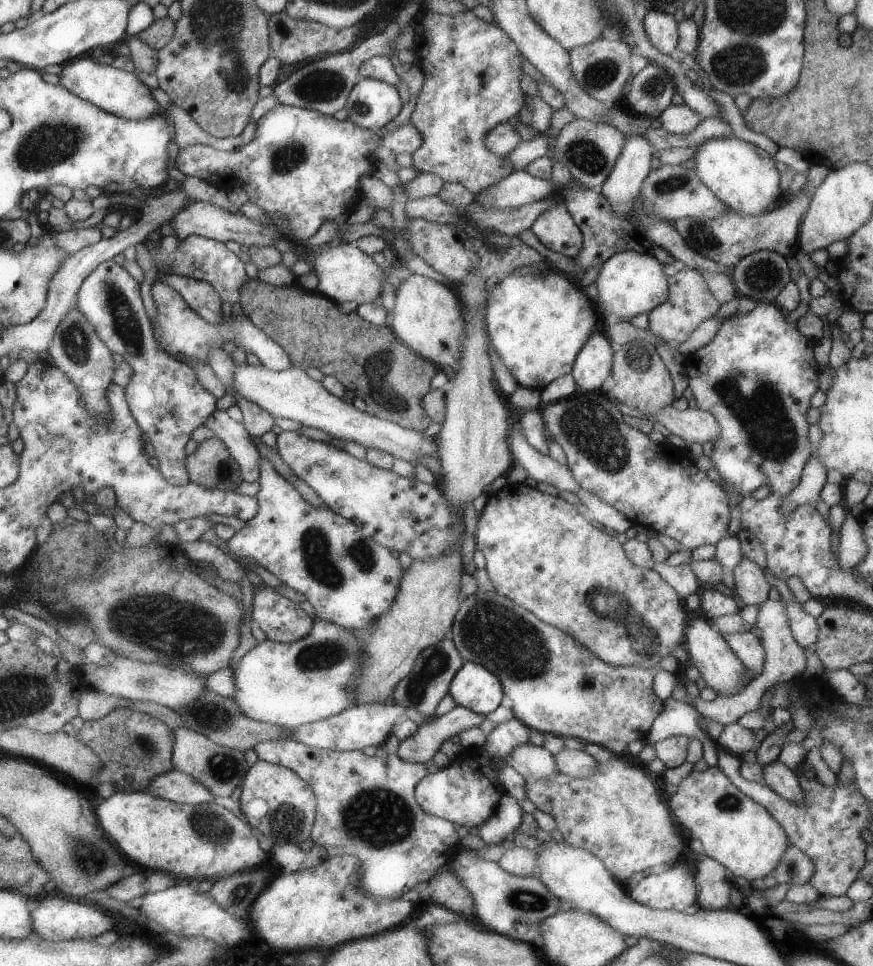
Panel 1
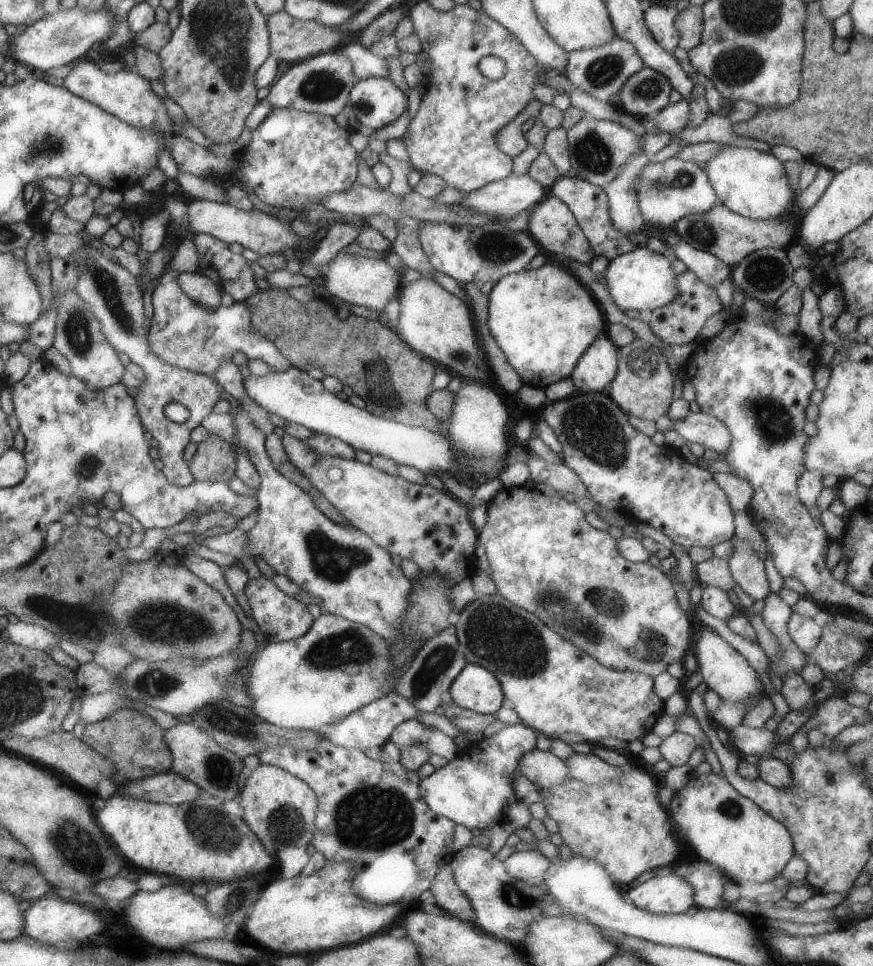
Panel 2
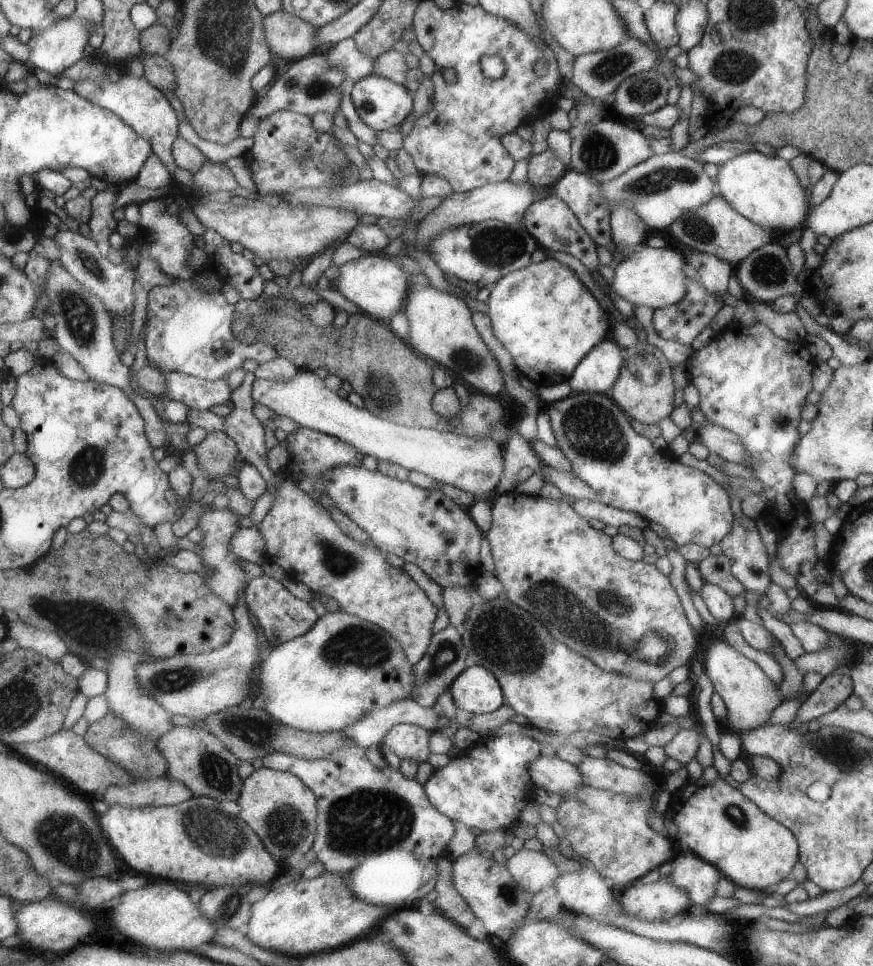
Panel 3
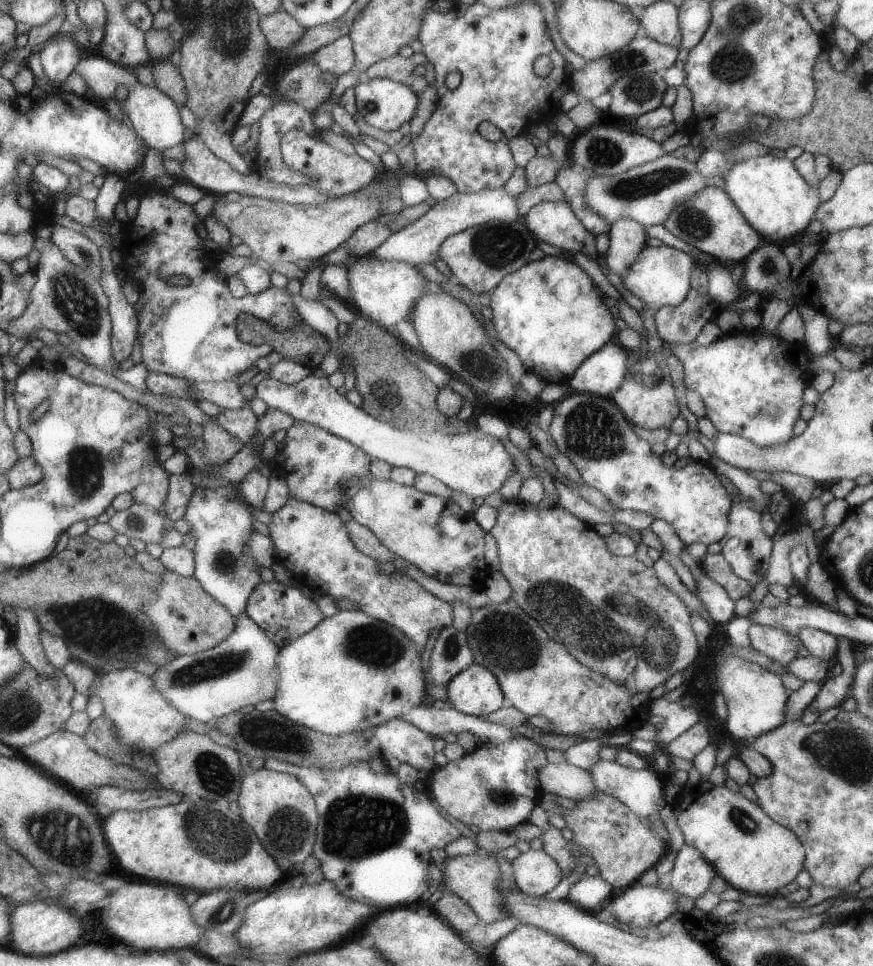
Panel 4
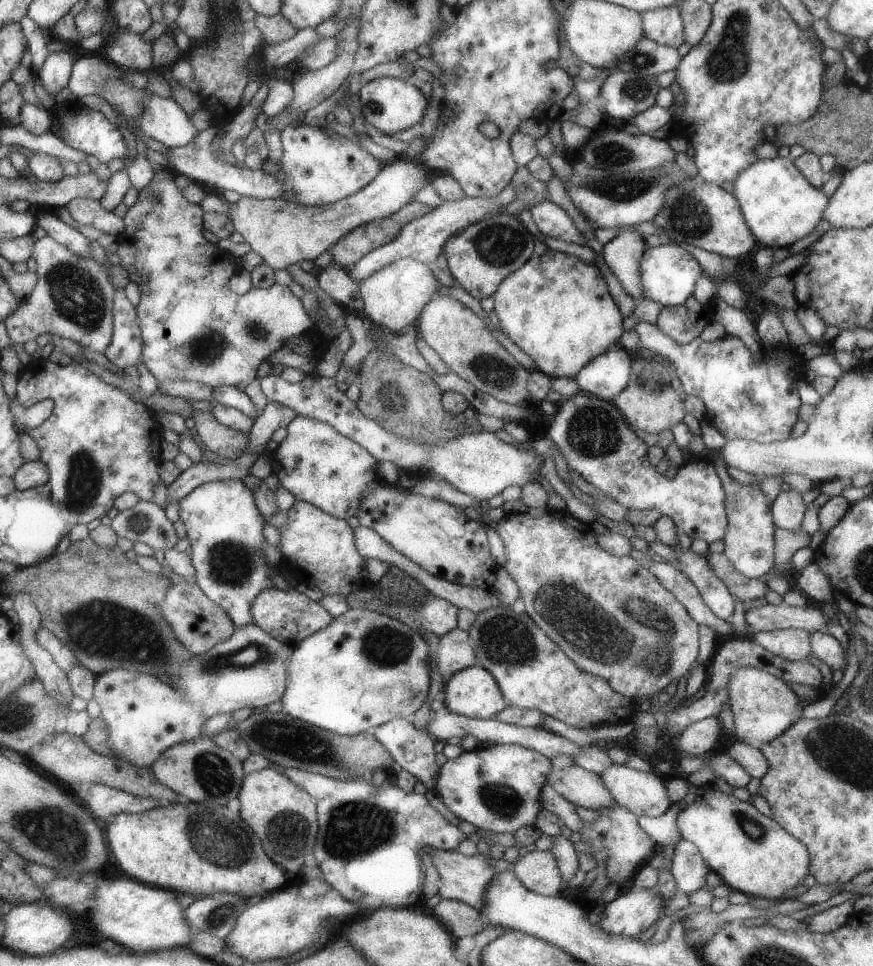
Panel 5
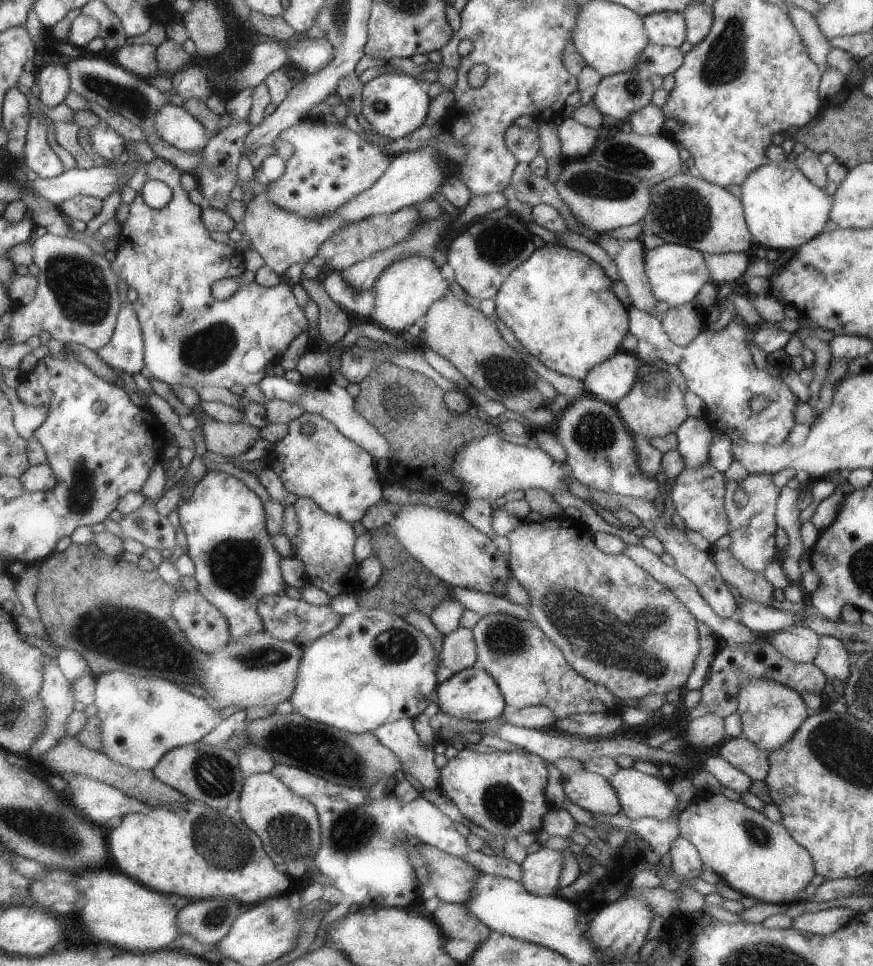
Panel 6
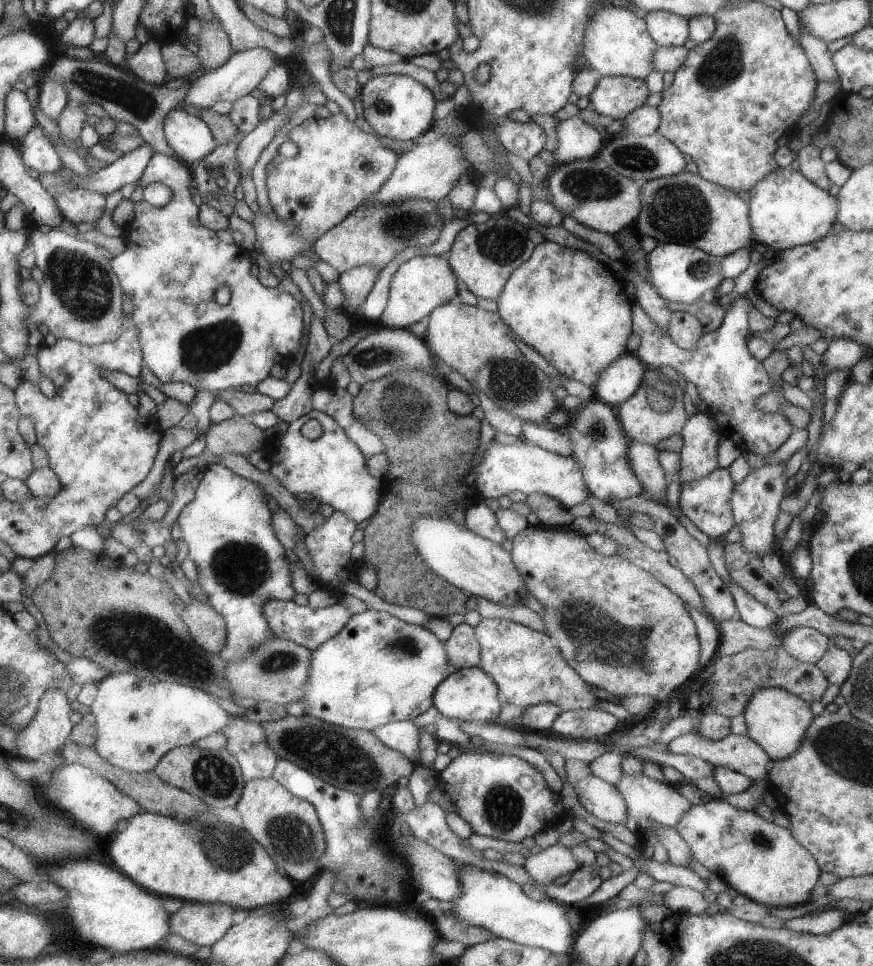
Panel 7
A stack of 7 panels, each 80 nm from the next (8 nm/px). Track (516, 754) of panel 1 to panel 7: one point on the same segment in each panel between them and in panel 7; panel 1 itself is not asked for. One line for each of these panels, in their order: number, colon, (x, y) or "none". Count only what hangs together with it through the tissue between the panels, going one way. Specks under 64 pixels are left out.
2: (542, 769)
3: (552, 775)
4: (565, 781)
5: (581, 788)
6: (591, 792)
7: (602, 800)

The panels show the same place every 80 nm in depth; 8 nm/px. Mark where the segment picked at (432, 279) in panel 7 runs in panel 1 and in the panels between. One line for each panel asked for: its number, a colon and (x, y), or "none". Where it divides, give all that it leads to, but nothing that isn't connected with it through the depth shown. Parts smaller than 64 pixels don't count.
1: (344, 273)
2: (368, 282)
3: (374, 283)
4: (384, 291)
5: (393, 296)
6: (406, 288)

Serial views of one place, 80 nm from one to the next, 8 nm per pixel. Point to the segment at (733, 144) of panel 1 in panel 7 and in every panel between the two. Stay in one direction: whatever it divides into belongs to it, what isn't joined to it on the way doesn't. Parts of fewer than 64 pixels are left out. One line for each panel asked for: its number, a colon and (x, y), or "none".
2: (754, 184)
3: (763, 189)
4: (769, 193)
5: (779, 206)
6: (782, 209)
7: (785, 210)

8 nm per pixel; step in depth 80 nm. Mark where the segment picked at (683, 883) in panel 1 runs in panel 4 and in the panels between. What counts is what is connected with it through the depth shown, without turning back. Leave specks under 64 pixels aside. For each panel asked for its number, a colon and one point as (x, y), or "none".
2: (667, 895)
3: (659, 900)
4: (640, 906)

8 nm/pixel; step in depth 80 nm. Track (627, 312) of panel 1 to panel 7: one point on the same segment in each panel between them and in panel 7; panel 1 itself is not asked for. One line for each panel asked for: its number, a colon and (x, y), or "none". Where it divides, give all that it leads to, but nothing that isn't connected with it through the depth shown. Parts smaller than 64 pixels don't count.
2: (641, 279)
3: (653, 278)
4: (660, 276)
5: (667, 274)
6: (675, 272)
7: (679, 273)

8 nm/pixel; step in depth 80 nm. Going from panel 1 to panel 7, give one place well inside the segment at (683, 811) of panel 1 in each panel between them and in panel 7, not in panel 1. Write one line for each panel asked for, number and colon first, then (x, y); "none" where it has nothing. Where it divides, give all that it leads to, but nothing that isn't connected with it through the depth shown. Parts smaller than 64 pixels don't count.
2: (724, 828)
3: (715, 822)
4: (750, 852)
5: (751, 854)
6: (757, 858)
7: (755, 858)

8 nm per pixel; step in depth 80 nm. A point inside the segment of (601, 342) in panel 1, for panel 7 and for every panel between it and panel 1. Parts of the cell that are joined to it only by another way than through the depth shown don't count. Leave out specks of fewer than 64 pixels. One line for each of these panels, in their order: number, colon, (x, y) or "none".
2: (597, 366)
3: (596, 372)
4: (601, 373)
5: (606, 375)
6: (612, 379)
7: (620, 379)

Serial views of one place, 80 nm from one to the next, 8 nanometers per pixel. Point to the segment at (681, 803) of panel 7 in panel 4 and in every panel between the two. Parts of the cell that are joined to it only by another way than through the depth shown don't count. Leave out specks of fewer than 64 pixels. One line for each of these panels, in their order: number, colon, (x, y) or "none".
4: (641, 791)
5: (643, 793)
6: (639, 795)

